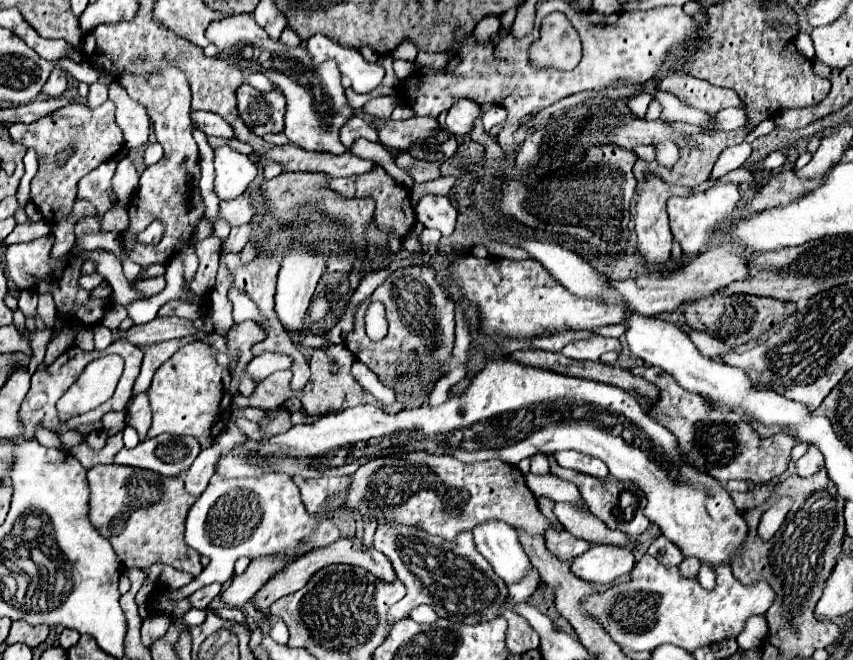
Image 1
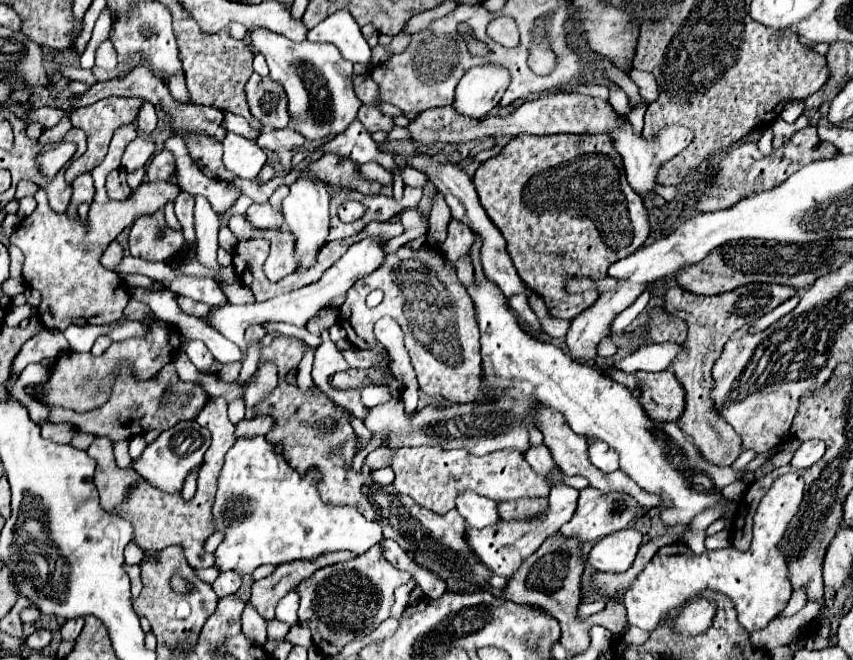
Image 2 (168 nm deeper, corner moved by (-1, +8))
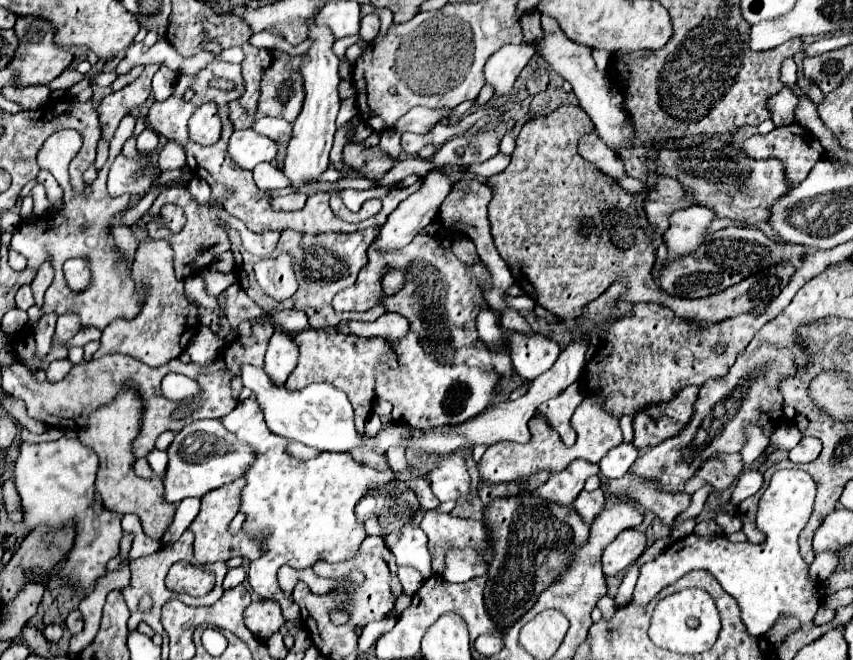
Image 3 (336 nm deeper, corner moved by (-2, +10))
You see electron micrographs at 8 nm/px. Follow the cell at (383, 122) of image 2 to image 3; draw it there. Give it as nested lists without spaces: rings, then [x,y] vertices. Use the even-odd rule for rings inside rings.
[[[412,108],[406,116],[402,116],[402,120],[398,120],[398,124],[394,126],[394,130],[398,132],[414,132],[414,134],[428,134],[442,118],[446,118],[452,112],[452,108]]]

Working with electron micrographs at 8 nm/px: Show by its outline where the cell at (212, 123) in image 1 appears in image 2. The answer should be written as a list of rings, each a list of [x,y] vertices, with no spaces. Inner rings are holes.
[[[223,112],[223,122],[221,124],[227,132],[239,134],[239,136],[249,138],[249,140],[255,140],[259,136],[259,130],[253,130],[245,118],[241,118],[237,114],[231,114],[231,112]]]

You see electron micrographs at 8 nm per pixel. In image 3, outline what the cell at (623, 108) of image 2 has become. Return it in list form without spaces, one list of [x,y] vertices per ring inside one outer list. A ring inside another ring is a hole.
[[[595,49],[592,51],[592,56],[598,70],[606,74],[610,66],[610,52],[606,52],[606,50]]]

